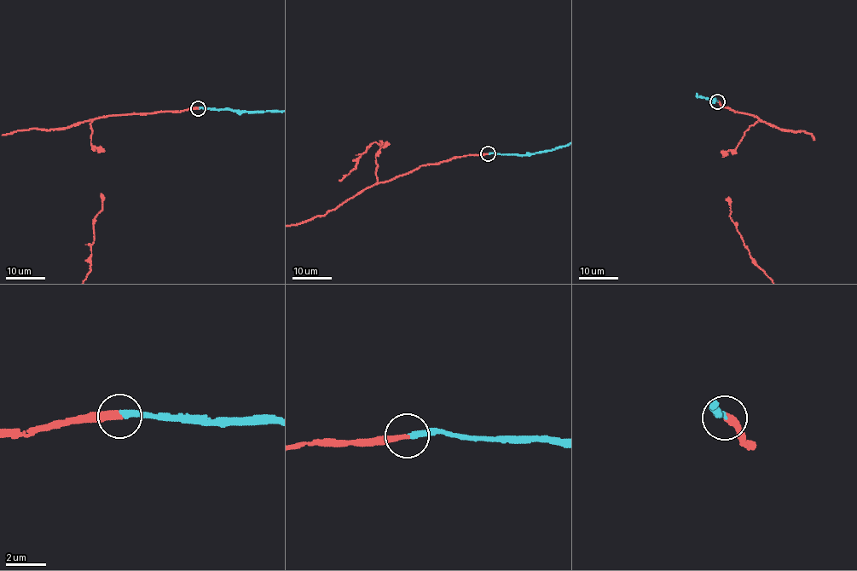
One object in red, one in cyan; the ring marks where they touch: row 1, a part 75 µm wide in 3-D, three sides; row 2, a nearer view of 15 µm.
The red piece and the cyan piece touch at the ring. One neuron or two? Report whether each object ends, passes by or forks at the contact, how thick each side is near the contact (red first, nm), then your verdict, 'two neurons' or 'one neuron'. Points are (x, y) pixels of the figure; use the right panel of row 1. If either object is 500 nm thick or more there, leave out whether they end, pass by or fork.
red ends there; cyan ends there; 320 nm thick on the red side, 280 nm on the other; one neuron

